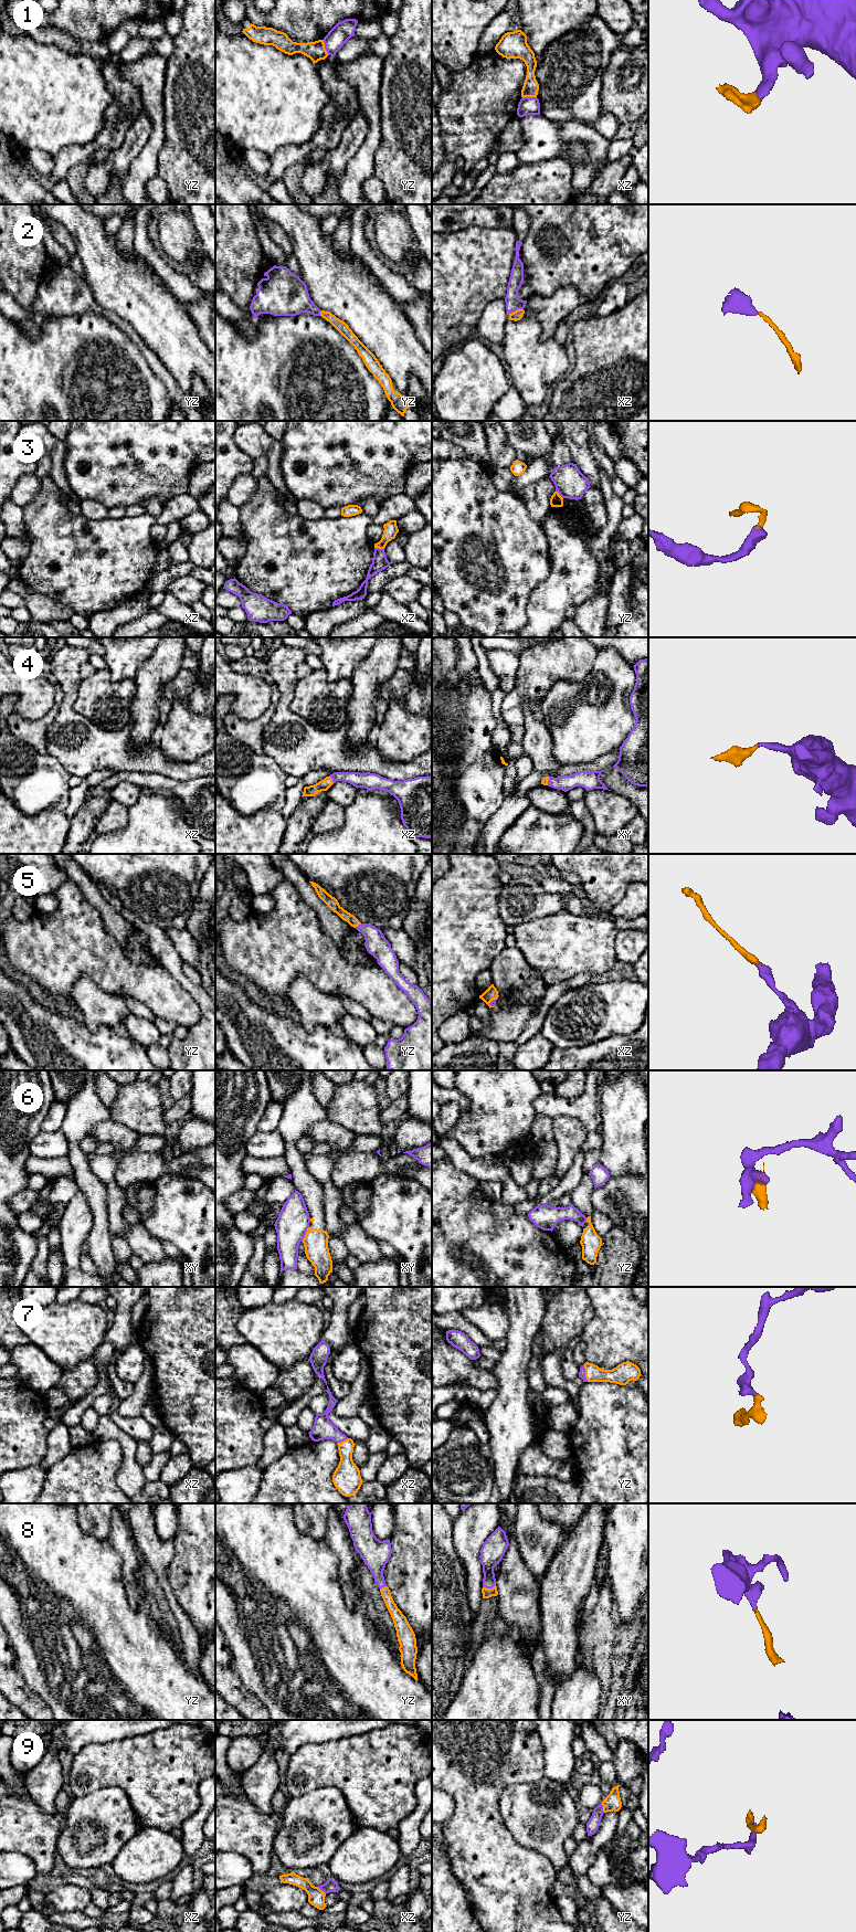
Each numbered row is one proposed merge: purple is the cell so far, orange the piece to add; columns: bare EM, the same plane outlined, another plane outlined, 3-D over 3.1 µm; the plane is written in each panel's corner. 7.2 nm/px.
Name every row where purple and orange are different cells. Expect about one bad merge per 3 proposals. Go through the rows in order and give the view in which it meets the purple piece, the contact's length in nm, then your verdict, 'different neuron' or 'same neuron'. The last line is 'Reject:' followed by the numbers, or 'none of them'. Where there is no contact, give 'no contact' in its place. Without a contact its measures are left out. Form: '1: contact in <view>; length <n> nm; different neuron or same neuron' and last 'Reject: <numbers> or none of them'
1: contact in yz; length 120 nm; different neuron
2: contact in xz; length 110 nm; same neuron
3: contact in xz; length 70 nm; different neuron
4: contact in xz; length 70 nm; same neuron
5: contact in yz; length 60 nm; same neuron
6: contact in xy; length 120 nm; different neuron
7: contact in yz; length 130 nm; same neuron
8: contact in xy; length 100 nm; same neuron
9: contact in yz; length 80 nm; different neuron
Reject: 1, 3, 6, 9

